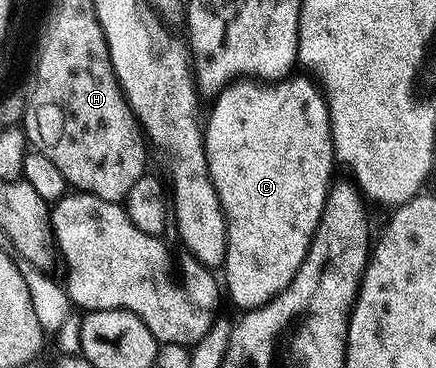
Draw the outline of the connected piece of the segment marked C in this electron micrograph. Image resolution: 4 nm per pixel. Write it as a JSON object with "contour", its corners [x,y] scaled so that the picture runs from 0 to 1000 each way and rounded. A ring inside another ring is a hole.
{"contour":[[[709,209],[672,212],[617,228],[539,220],[498,258],[491,302],[468,332],[472,443],[518,582],[518,788],[555,848],[619,821],[679,750],[743,576],[743,543],[761,492],[757,470],[771,454],[766,378],[757,372],[757,291],[741,247]]]}

